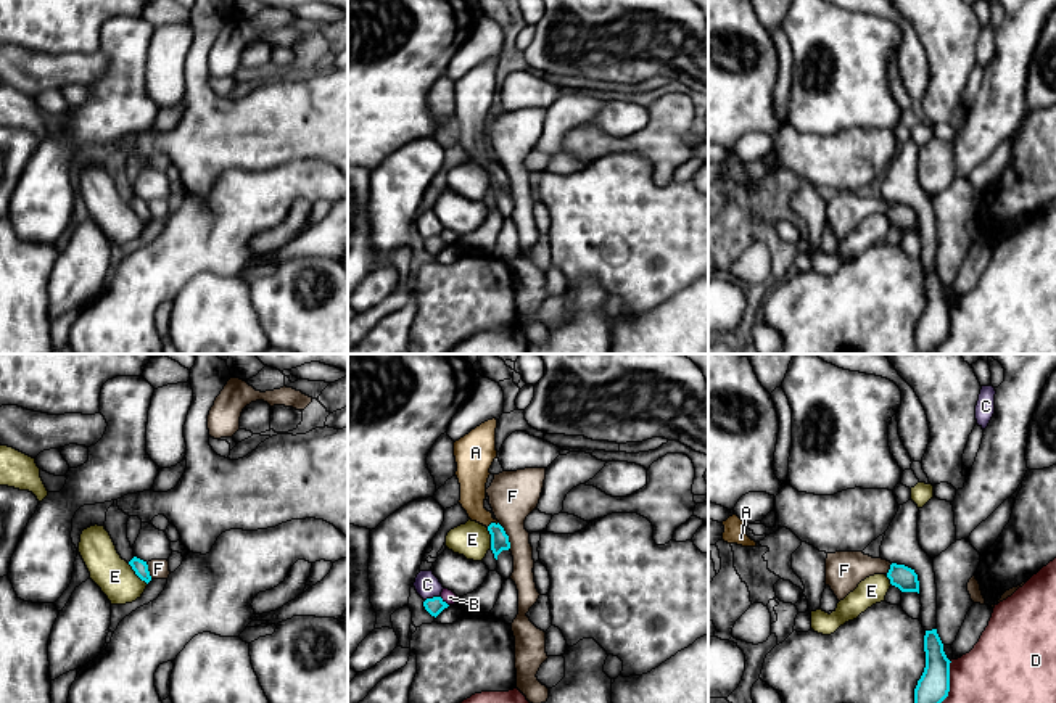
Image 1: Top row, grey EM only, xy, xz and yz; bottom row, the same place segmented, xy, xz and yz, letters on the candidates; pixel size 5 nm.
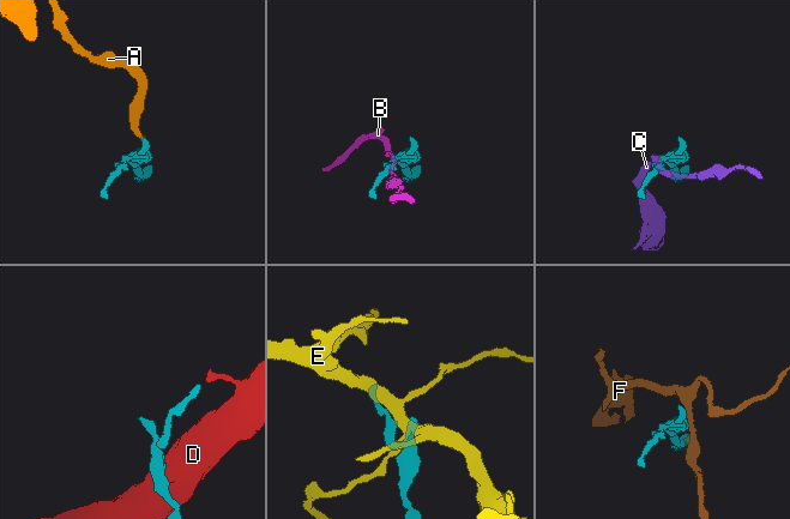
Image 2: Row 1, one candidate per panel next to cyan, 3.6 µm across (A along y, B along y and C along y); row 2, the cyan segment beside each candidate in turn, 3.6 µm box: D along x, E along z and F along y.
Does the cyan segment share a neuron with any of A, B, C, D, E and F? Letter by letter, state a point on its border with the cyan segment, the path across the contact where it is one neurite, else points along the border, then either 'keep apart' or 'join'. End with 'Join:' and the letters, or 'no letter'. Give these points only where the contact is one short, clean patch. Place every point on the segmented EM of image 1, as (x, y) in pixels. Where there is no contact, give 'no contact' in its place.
A: contact xz (491, 523); way xz (499, 541), (491, 523), (474, 505), (474, 476); join
B: contact xz (441, 600); keep apart
C: contact xz (433, 597); keep apart
D: contact yz (948, 682); border yz (952, 661), (950, 690), (940, 702); keep apart
E: contact xy (137, 575); keep apart
F: contact xz (507, 536); border xz (498, 523), (507, 536), (511, 547); keep apart
Join: A

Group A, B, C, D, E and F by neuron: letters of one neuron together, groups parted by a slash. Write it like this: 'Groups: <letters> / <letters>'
Groups: A / B / C / D / E / F

